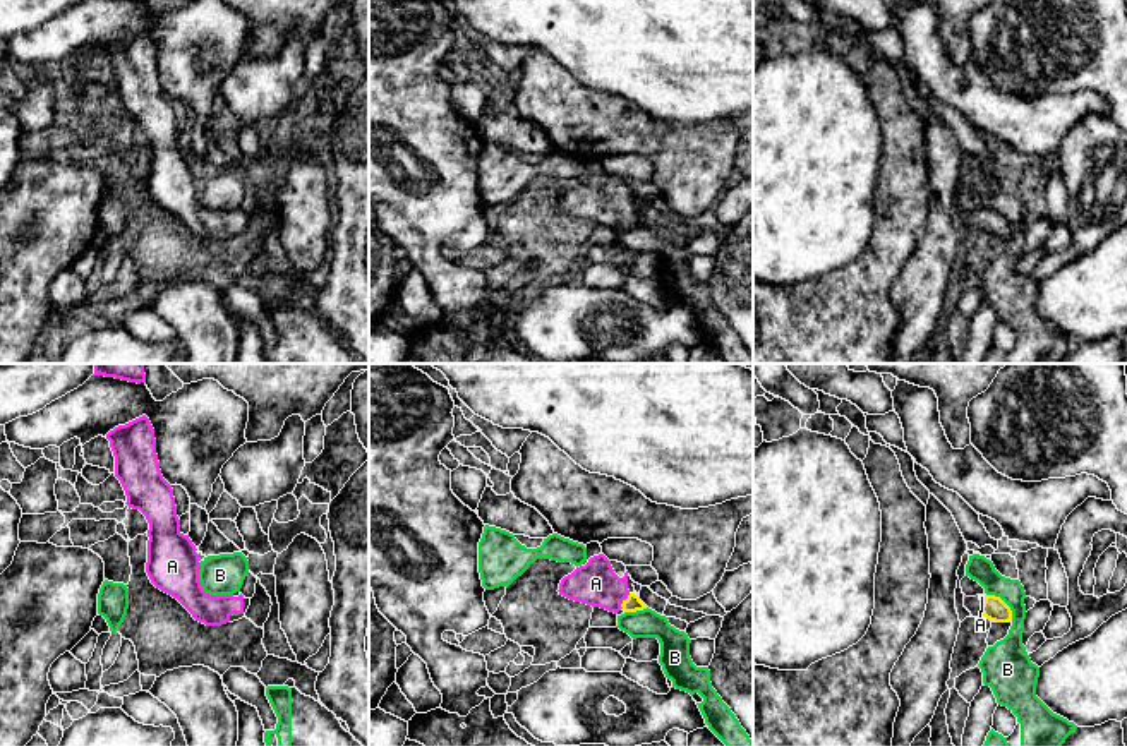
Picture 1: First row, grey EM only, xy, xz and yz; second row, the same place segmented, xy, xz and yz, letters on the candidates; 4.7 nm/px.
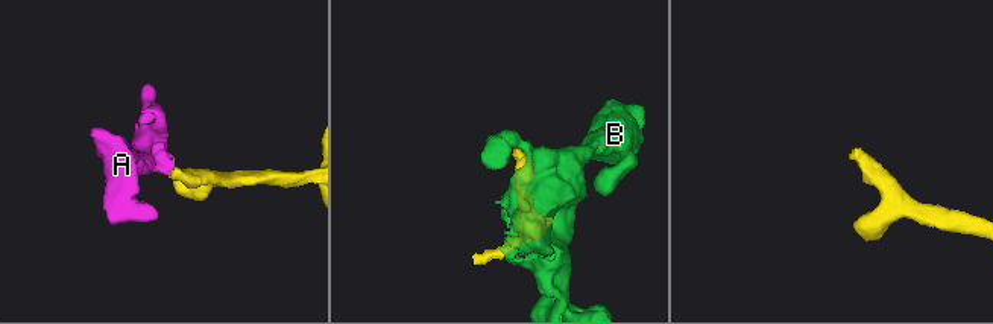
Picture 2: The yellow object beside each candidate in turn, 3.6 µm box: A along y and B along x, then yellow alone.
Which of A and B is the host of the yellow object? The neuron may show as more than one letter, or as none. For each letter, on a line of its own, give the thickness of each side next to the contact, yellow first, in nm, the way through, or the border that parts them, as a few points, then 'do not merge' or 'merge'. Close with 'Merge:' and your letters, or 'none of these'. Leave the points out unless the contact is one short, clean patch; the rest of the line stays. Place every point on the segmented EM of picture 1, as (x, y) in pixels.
A: 80 nm thick on the yellow side, 200 nm on the other; runs through xz (632, 604), (625, 601), (596, 583); merge
B: 110 nm thick on the yellow side, 170 nm on the other; do not merge
Merge: A

